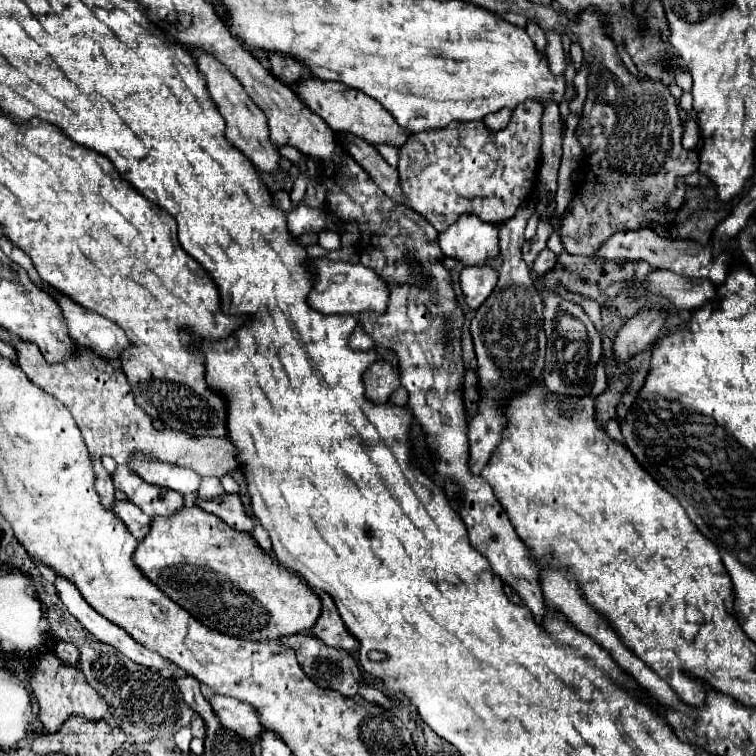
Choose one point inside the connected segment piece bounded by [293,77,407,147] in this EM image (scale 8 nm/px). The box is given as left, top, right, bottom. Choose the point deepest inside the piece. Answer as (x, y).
(343, 109)

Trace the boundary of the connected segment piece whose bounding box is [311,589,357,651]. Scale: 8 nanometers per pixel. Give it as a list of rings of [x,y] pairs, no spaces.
[[[315,589],[315,593],[321,599],[323,607],[321,607],[319,619],[311,627],[311,635],[319,637],[325,645],[339,647],[339,649],[345,649],[345,651],[357,651],[357,641],[345,631],[345,625],[339,617],[331,597],[327,597],[327,593],[323,593],[321,589]]]

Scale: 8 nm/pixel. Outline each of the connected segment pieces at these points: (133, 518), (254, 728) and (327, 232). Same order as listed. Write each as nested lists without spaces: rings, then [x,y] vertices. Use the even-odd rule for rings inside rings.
[[[115,501],[113,513],[125,523],[125,527],[141,541],[147,535],[147,529],[151,527],[151,517],[147,517],[137,505],[131,505],[131,501]]]
[[[209,695],[209,701],[213,707],[213,713],[217,715],[223,727],[235,731],[237,735],[249,741],[259,739],[259,733],[263,731],[263,727],[259,725],[259,719],[251,705],[241,703],[239,699],[233,699],[233,697],[223,697],[223,695]]]
[[[323,227],[323,229],[319,231],[319,245],[321,245],[323,249],[339,249],[339,247],[341,247],[341,245],[339,245],[339,233],[335,233],[335,229]]]

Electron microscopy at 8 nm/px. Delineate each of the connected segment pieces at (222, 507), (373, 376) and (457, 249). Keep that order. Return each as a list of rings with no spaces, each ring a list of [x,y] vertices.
[[[223,495],[213,501],[197,501],[197,503],[205,511],[223,519],[231,529],[243,531],[243,533],[253,533],[253,519],[245,513],[239,495]]]
[[[375,361],[363,375],[365,397],[373,403],[387,403],[389,395],[401,385],[399,369],[391,367],[385,361]]]
[[[463,213],[447,231],[439,233],[439,245],[447,257],[455,257],[465,265],[483,265],[487,257],[499,253],[499,231],[495,225],[487,225]]]

